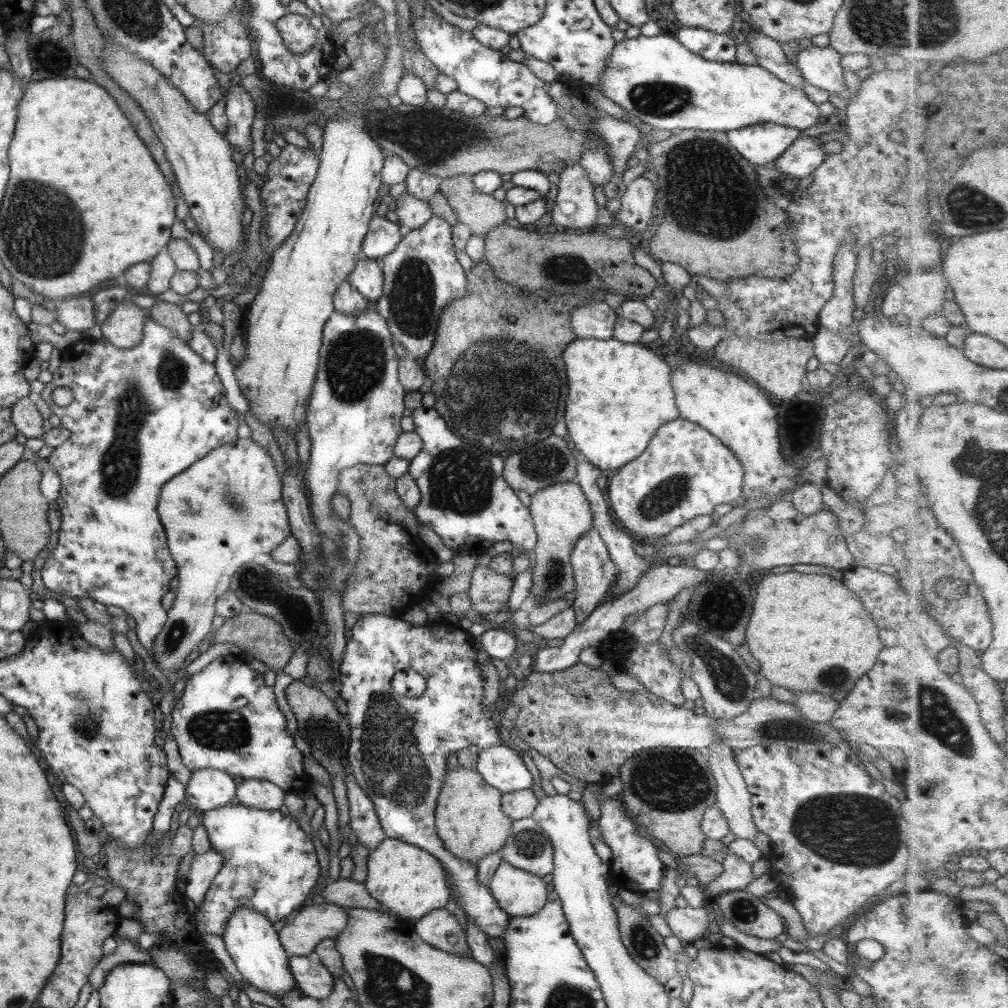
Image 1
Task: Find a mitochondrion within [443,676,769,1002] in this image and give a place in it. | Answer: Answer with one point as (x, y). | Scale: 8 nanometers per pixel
(671, 781)

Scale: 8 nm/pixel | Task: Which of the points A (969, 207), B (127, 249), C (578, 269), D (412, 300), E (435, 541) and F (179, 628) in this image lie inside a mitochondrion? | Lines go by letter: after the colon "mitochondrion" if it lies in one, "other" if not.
A: mitochondrion
B: other
C: mitochondrion
D: mitochondrion
E: other
F: mitochondrion

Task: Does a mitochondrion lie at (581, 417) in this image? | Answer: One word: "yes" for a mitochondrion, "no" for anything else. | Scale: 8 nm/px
no

